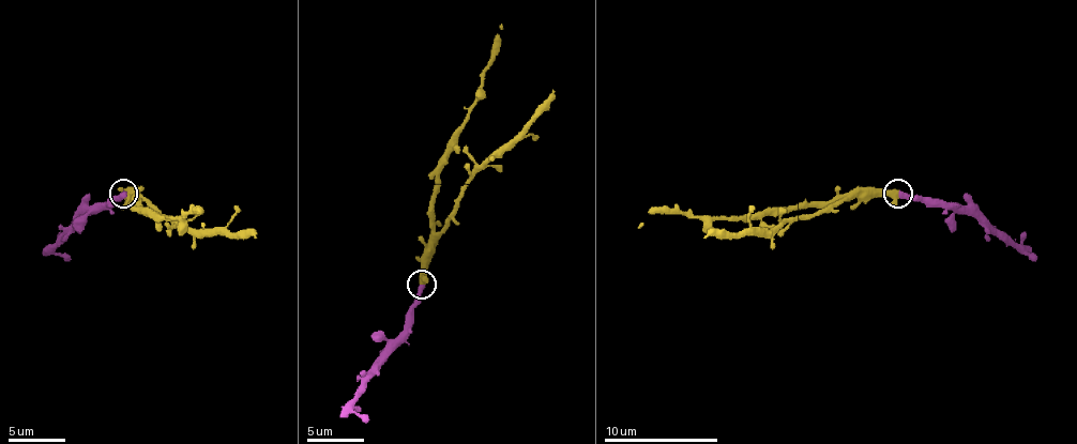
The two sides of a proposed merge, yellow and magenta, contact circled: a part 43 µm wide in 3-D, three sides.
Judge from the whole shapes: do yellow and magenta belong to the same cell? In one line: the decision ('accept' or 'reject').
accept

